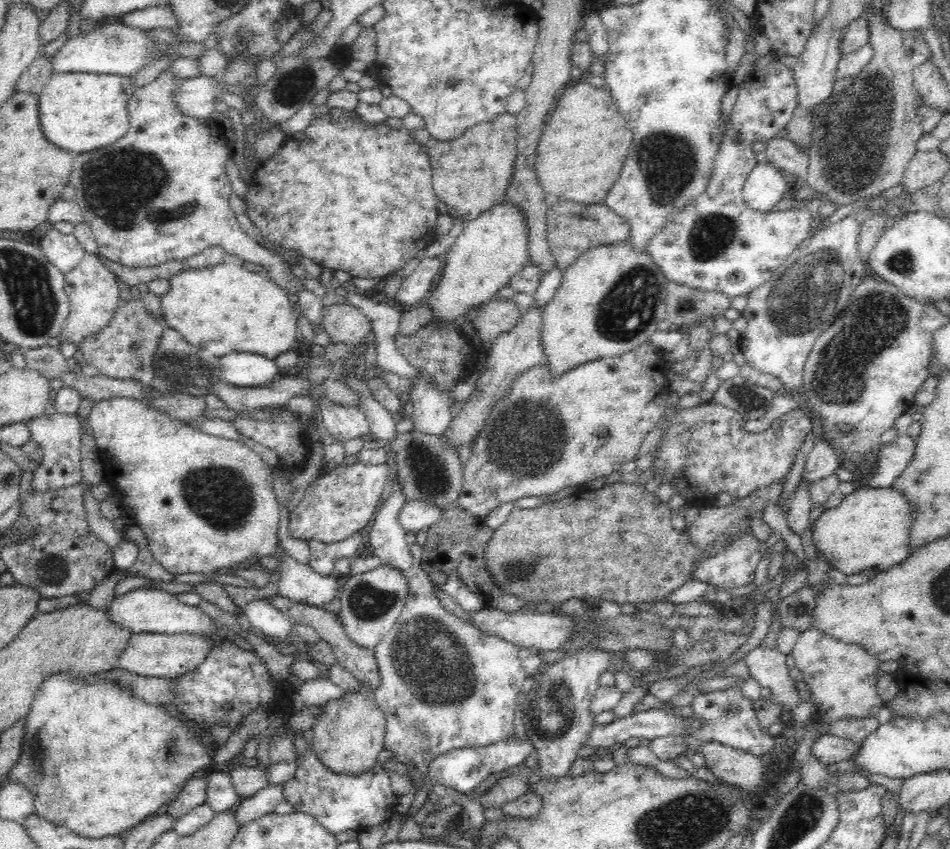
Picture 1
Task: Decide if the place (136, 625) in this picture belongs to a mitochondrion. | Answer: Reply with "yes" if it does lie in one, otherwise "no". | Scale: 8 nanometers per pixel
no

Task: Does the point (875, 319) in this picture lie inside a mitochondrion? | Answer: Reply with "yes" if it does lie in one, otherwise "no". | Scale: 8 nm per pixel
yes

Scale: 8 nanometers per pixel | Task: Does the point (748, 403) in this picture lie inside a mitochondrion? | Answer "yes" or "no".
yes

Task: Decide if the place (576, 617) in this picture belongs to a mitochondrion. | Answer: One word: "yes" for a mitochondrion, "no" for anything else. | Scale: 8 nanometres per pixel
no

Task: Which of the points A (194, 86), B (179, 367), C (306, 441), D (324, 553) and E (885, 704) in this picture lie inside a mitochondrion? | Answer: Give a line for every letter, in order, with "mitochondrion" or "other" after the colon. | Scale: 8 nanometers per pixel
A: other
B: mitochondrion
C: other
D: other
E: other

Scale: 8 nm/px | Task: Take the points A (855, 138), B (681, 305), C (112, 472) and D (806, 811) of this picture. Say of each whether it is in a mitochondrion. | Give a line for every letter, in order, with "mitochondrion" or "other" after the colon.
A: mitochondrion
B: mitochondrion
C: other
D: mitochondrion

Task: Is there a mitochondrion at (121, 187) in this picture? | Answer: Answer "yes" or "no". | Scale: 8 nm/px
yes

